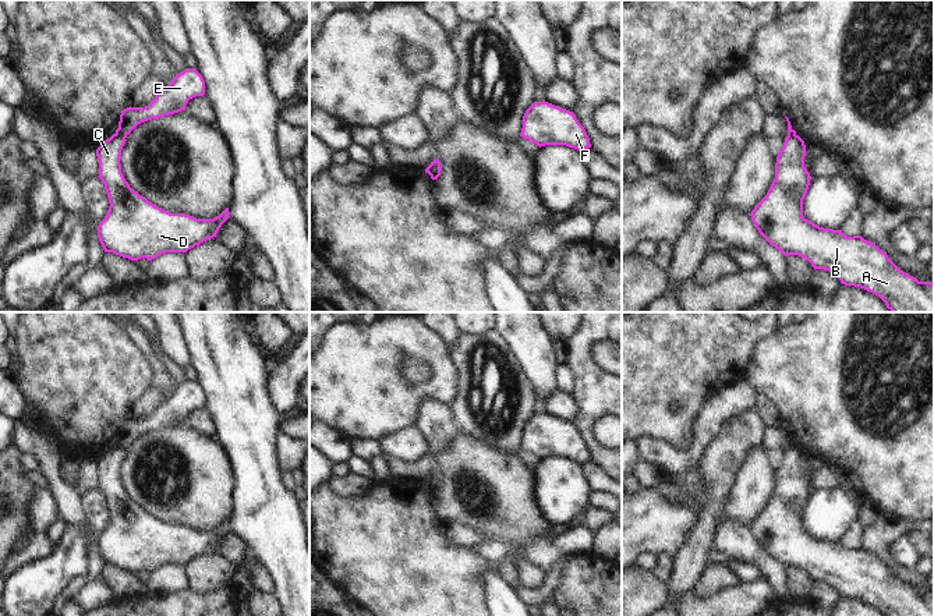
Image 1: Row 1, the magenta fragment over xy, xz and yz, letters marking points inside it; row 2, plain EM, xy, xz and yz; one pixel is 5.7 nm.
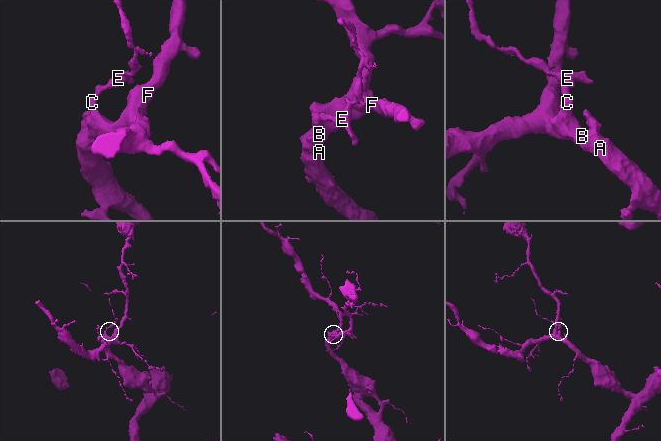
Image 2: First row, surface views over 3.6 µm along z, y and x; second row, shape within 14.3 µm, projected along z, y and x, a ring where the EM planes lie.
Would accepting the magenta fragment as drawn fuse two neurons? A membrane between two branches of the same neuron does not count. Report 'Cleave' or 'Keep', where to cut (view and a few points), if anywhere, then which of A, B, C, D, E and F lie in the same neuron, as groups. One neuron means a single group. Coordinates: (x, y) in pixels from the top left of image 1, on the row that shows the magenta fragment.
Cleave. Split along xy (116, 133), (124, 138). Groups: A B C D F / E

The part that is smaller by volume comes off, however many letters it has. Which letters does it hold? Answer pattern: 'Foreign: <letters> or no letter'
Foreign: E

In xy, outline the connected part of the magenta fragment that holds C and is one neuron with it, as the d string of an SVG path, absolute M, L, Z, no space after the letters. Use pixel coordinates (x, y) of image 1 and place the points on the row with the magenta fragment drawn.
M113 134L98 149L99 178L105 184L109 210L98 226L105 252L131 261L148 261L164 252L187 252L216 237L230 217L229 208L213 219L170 213L134 191L121 173L121 149L125 138Z

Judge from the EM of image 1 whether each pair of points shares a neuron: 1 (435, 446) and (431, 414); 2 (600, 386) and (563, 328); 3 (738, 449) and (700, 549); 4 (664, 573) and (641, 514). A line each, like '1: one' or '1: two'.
1: one
2: two
3: one
4: two

